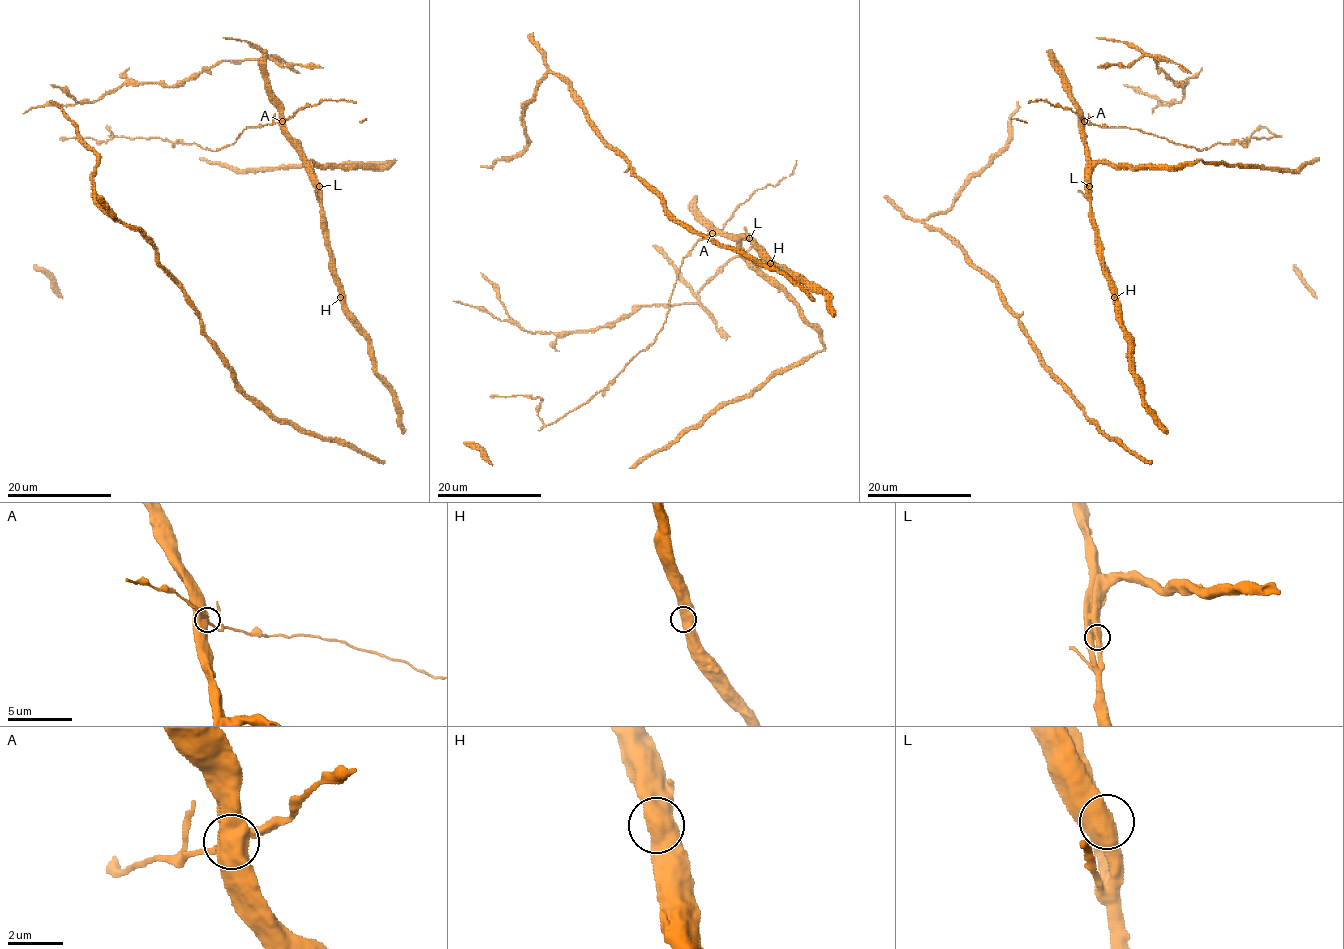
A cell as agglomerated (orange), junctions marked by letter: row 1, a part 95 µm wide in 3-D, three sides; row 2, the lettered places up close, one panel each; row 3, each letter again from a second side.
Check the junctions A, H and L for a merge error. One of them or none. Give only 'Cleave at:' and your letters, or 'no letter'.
Cleave at: A

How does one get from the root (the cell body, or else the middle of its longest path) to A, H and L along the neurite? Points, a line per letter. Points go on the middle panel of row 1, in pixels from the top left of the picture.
A: (794, 275), (780, 270), (750, 240), (711, 233)
H: (794, 275), (770, 263)
L: (794, 275), (780, 270), (749, 238)

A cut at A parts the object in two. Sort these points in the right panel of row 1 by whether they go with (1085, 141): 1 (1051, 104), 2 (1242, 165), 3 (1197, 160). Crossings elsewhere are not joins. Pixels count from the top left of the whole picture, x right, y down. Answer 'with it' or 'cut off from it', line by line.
1: cut off from it
2: with it
3: with it

